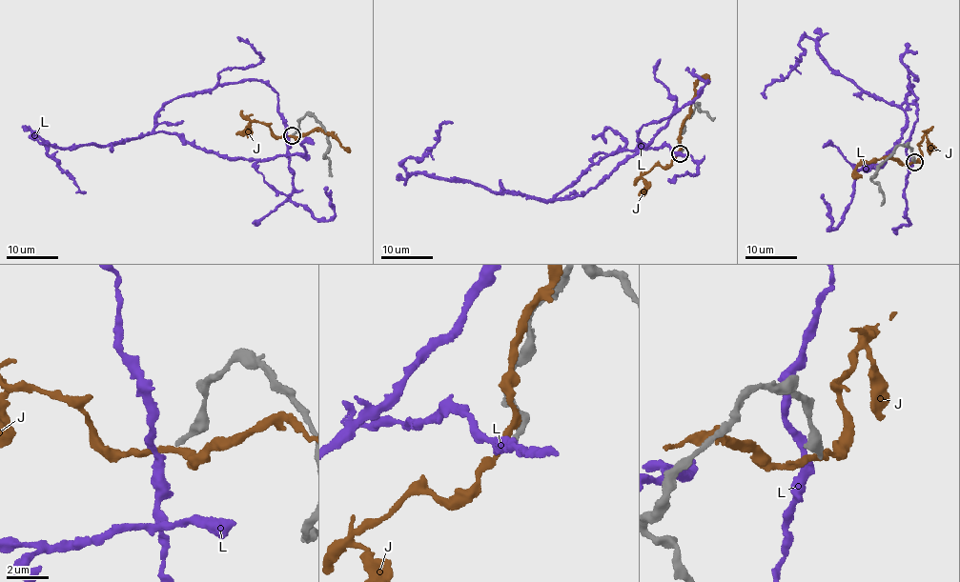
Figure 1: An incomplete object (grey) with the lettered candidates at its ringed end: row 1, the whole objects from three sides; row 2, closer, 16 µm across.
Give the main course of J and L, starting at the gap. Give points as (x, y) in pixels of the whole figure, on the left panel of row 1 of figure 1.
J: (292, 135), (296, 140), (319, 130), (331, 135), (350, 152)
L: (290, 138), (276, 93), (254, 80), (172, 100), (153, 130), (257, 160), (271, 185), (327, 220), (328, 188)

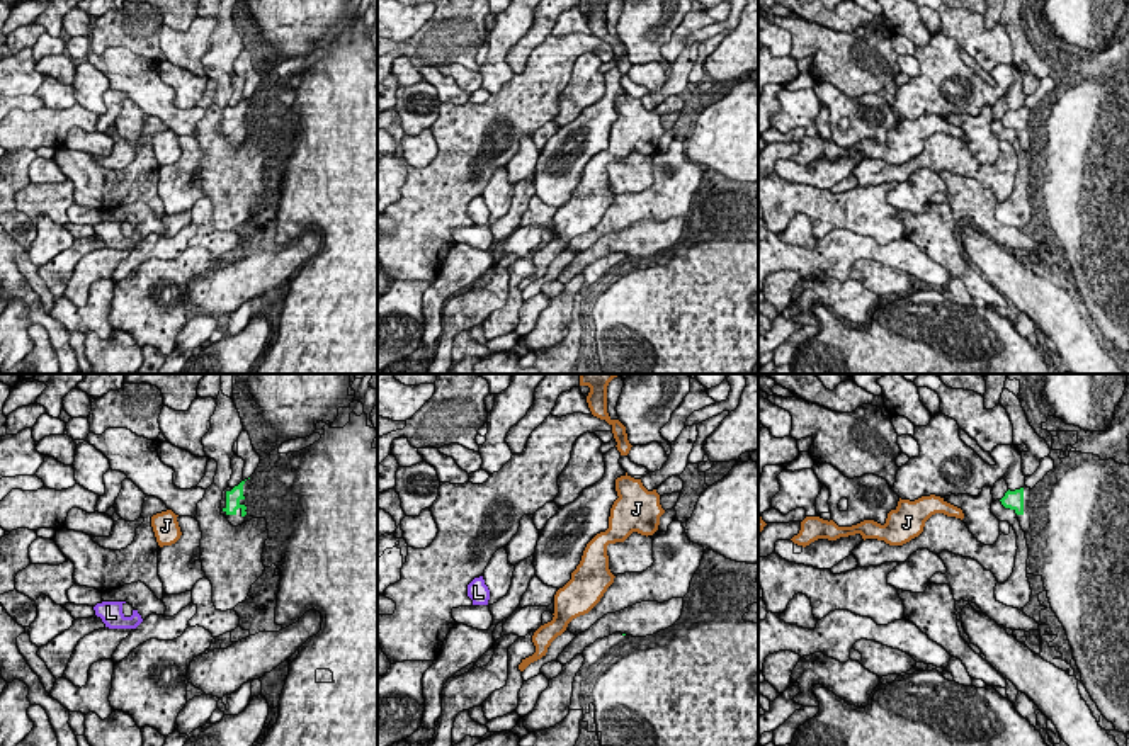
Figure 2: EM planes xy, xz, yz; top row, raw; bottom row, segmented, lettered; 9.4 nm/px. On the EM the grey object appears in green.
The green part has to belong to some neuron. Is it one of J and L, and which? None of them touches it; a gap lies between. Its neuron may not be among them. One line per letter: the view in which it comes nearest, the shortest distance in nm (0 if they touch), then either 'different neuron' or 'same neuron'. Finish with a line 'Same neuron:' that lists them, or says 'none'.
J: yz | 380 nm | different neuron
L: xy | 1250 nm | different neuron
Same neuron: none

